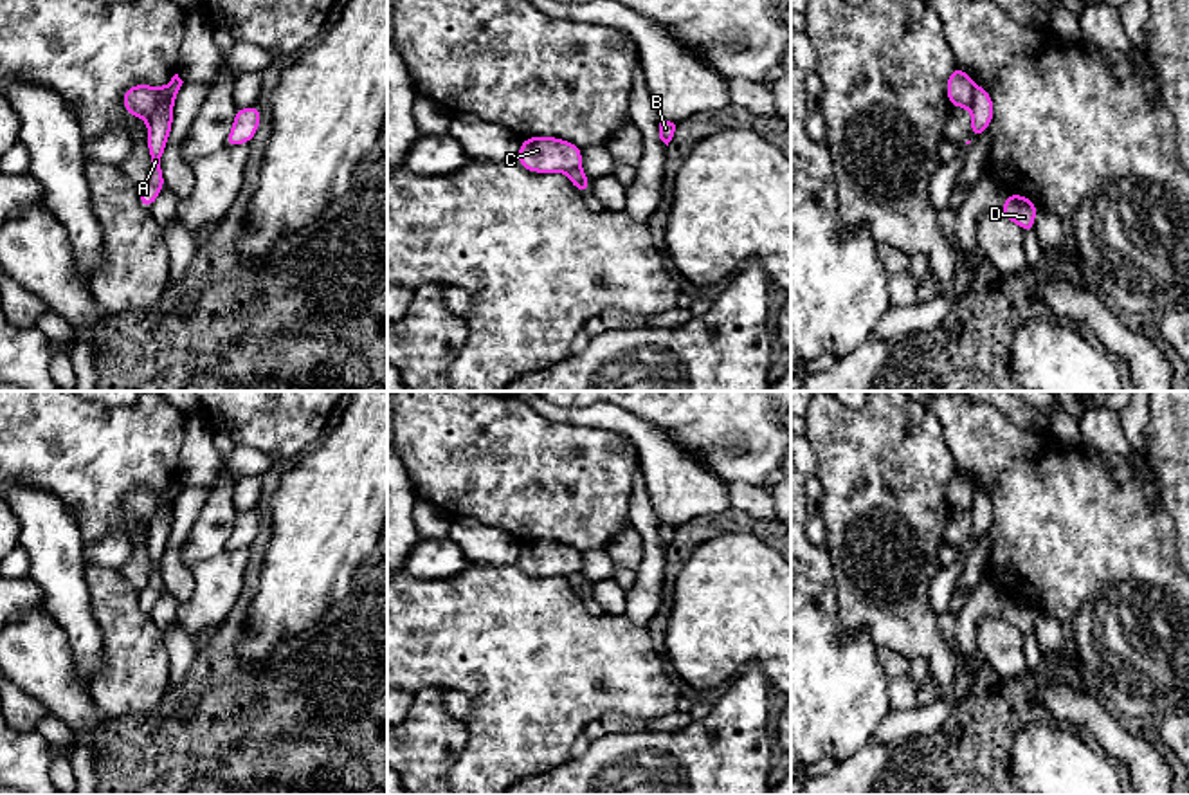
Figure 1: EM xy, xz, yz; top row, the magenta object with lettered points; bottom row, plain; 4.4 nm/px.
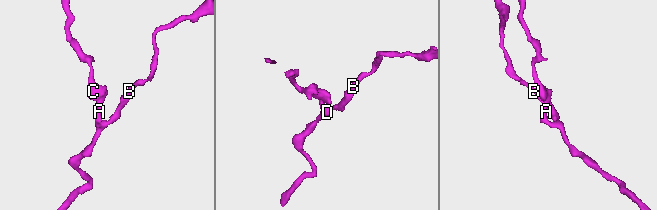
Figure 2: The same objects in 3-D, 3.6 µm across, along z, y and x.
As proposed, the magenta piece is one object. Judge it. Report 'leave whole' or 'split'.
split

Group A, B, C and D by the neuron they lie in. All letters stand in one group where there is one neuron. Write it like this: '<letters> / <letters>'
A B D / C

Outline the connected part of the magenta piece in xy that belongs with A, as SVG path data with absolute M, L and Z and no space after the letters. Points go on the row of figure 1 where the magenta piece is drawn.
M178 79L168 88L166 97L160 101L160 105L153 110L151 117L148 119L148 151L151 155L151 169L148 173L146 182L139 189L139 202L144 209L150 209L153 206L159 193L166 186L160 159L173 124L173 103L182 83L184 81Z

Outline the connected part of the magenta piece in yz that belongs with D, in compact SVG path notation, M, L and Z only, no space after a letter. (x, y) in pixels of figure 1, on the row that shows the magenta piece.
M1009 193L1000 215L1018 224L1023 233L1034 233L1034 216L1038 209L1039 207L1032 200L1018 193Z

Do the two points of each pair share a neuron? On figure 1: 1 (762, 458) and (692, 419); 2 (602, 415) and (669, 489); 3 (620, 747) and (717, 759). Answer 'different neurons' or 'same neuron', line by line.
1: same neuron
2: same neuron
3: same neuron

